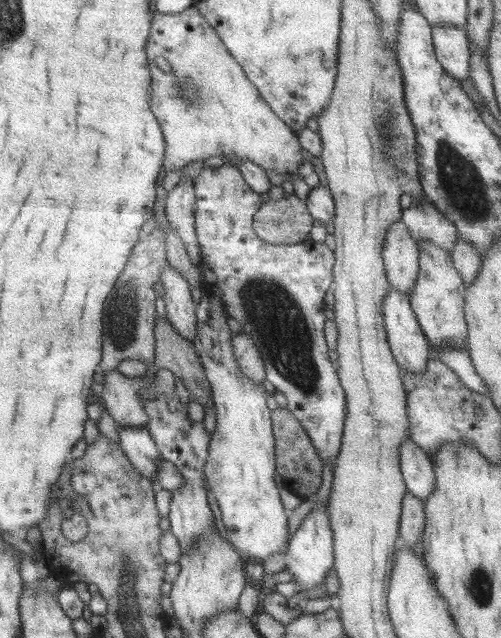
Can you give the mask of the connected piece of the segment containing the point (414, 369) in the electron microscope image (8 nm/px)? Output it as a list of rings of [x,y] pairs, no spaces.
[[[390,288],[382,306],[389,345],[398,367],[409,374],[424,373],[431,346],[412,310],[410,296]]]

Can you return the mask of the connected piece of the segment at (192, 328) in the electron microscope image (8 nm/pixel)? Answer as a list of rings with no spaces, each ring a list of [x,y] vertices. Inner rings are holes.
[[[170,260],[166,261],[164,270],[162,284],[167,292],[164,299],[168,317],[184,338],[196,341],[199,335],[199,306],[196,306],[190,281],[172,267]]]

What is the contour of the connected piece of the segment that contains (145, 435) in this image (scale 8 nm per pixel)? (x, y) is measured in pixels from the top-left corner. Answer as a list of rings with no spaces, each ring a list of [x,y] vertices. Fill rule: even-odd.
[[[122,426],[120,438],[121,445],[137,469],[159,485],[159,472],[165,458],[149,427]]]

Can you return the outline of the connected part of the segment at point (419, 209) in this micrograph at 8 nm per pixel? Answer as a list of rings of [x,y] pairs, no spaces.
[[[423,196],[423,202],[412,203],[411,207],[403,210],[401,219],[408,233],[416,242],[432,242],[440,249],[452,253],[458,233],[456,224],[450,223],[438,209]]]

